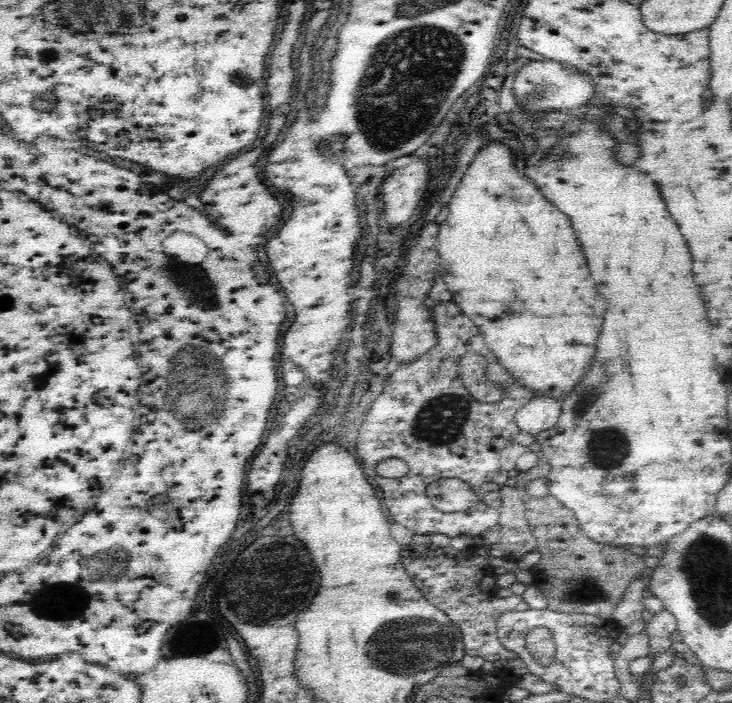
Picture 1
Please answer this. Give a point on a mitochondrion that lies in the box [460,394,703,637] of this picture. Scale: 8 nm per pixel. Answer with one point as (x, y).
(608, 448)

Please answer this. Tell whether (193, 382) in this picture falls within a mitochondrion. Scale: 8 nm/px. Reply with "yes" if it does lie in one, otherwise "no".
yes

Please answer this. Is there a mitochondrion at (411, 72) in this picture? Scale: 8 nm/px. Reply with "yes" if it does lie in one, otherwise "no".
yes

